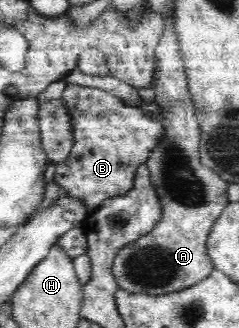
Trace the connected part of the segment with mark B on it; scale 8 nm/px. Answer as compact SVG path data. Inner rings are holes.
M69 84L61 96L66 101L70 119L72 119L72 135L74 143L68 158L56 165L53 181L62 191L68 191L74 198L84 199L86 210L95 209L109 198L126 194L133 186L138 167L146 163L150 153L160 144L165 136L165 125L156 117L143 111L140 106L133 107L124 103L121 98L98 88L85 88Z

